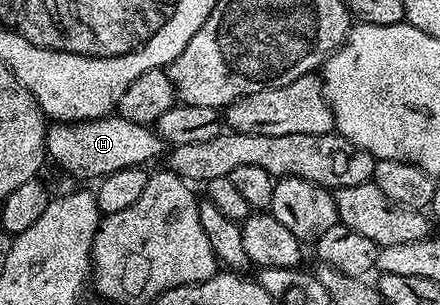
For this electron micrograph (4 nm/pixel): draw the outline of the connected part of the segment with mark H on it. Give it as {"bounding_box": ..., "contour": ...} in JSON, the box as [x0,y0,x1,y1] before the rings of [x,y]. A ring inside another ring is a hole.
{"bounding_box":[45,114,167,182],"contour":[[[110,114],[102,120],[86,120],[84,122],[53,122],[48,125],[45,133],[45,151],[50,161],[54,160],[65,172],[70,172],[77,182],[96,182],[101,177],[111,174],[115,170],[140,168],[149,166],[152,160],[157,160],[166,155],[167,145],[159,133],[152,127],[135,122],[127,122],[127,118]]]}

